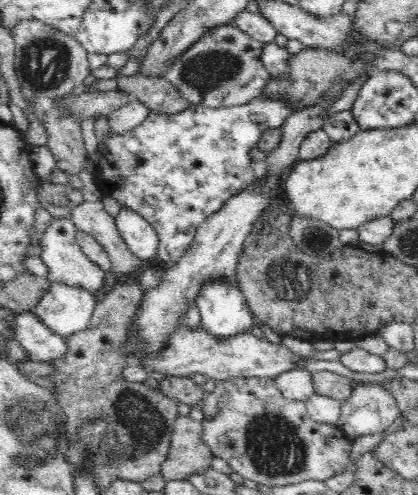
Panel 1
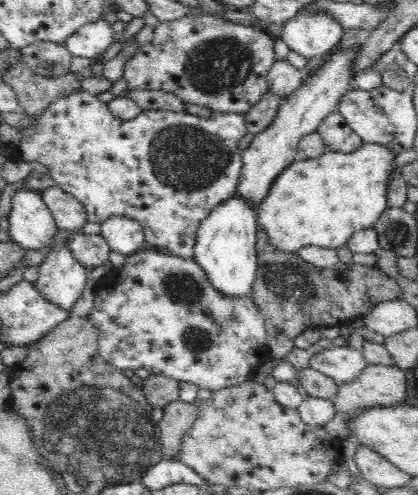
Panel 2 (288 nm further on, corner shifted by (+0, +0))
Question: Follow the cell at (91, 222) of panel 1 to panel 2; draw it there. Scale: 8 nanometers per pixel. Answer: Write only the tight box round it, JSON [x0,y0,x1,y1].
[42,186,88,232]

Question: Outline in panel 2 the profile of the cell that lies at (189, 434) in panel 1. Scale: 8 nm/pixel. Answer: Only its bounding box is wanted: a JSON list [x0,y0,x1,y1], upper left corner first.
[158,400,198,460]

